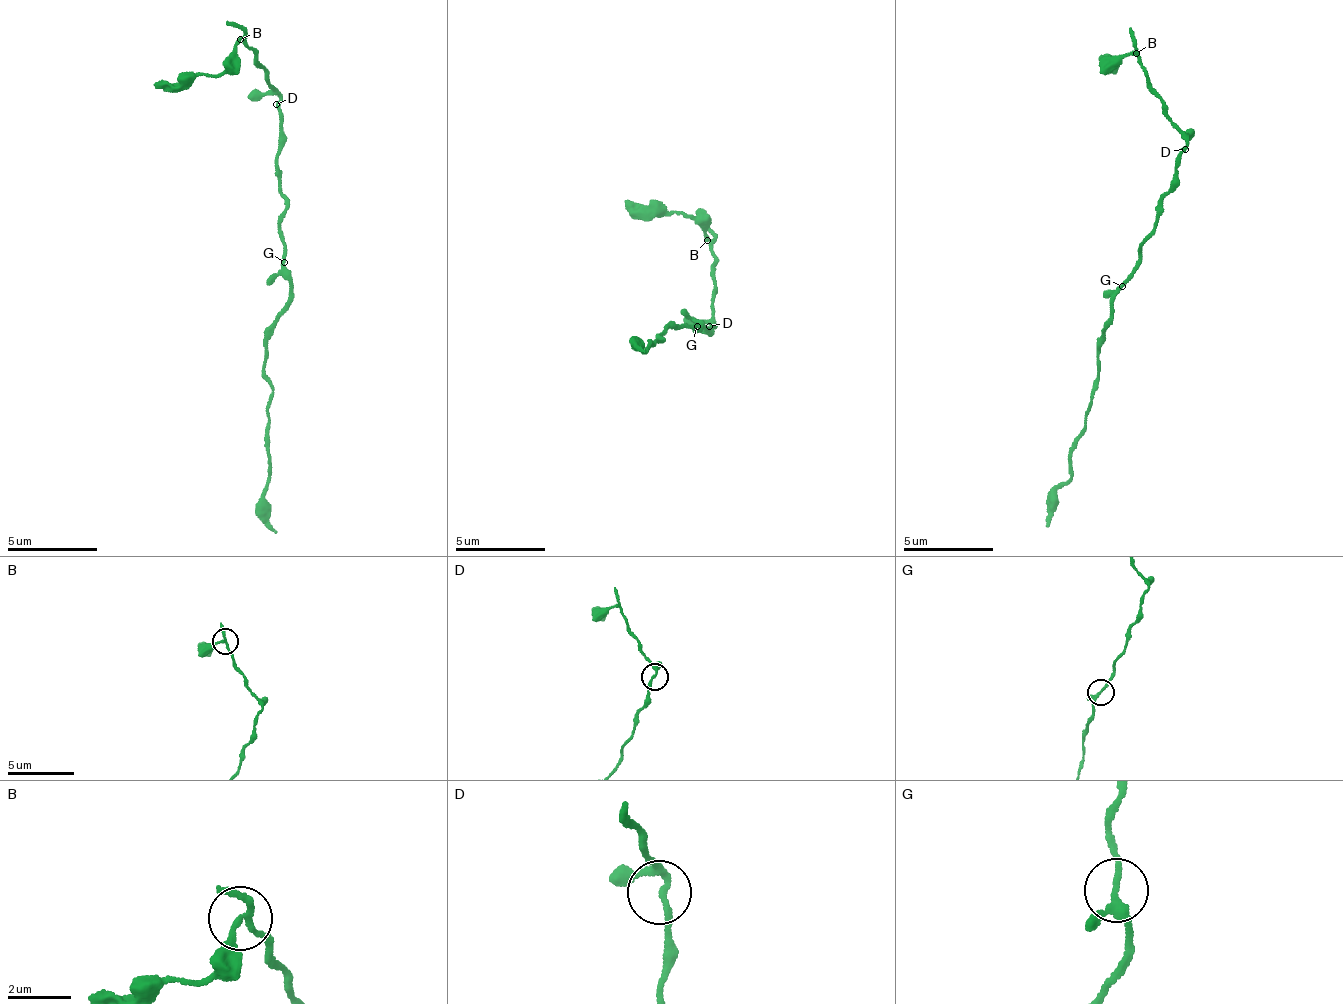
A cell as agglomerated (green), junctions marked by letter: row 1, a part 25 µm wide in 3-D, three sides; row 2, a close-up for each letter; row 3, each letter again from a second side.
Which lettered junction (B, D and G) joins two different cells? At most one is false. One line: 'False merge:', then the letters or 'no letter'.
False merge: B

